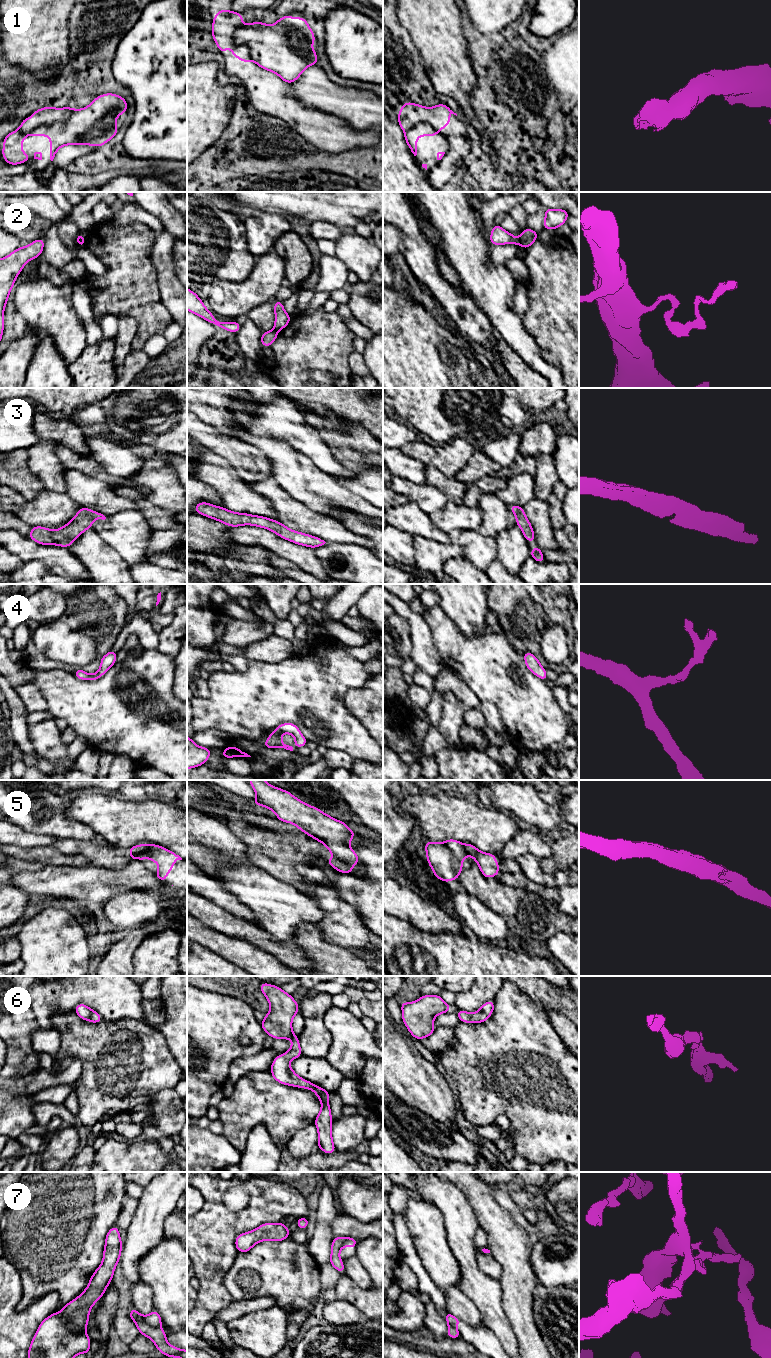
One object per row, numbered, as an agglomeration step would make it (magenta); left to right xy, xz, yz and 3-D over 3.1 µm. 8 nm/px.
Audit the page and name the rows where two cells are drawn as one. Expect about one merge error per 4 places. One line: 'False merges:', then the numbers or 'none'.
False merges: 1, 2, 5, 7

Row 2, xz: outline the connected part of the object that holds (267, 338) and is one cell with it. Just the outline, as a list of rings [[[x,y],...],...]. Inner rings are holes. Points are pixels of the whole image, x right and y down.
[[[273,329],[271,331],[263,332],[261,336],[261,345],[264,347],[269,347],[277,338],[278,331]]]

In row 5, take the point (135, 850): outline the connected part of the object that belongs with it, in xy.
[[[140,844],[140,845],[135,845],[133,847],[130,847],[129,848],[130,861],[137,858],[137,855],[139,853],[142,853],[142,852],[145,852],[146,850],[148,850],[149,847],[150,847],[150,845],[145,845],[145,844]]]

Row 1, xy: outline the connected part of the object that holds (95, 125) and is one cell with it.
[[[112,93],[96,97],[87,107],[73,109],[70,118],[49,126],[35,128],[31,136],[50,137],[50,160],[64,145],[101,147],[118,132],[116,118],[128,111],[125,98]]]

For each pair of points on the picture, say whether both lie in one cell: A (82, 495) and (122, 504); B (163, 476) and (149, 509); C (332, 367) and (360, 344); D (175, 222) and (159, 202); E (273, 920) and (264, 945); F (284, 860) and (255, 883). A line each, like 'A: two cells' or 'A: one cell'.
A: one cell
B: two cells
C: two cells
D: one cell
E: two cells
F: two cells

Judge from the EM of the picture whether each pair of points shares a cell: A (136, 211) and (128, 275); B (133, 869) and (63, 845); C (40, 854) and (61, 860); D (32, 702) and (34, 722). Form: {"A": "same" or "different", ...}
{"A": "different", "B": "different", "C": "same", "D": "different"}

